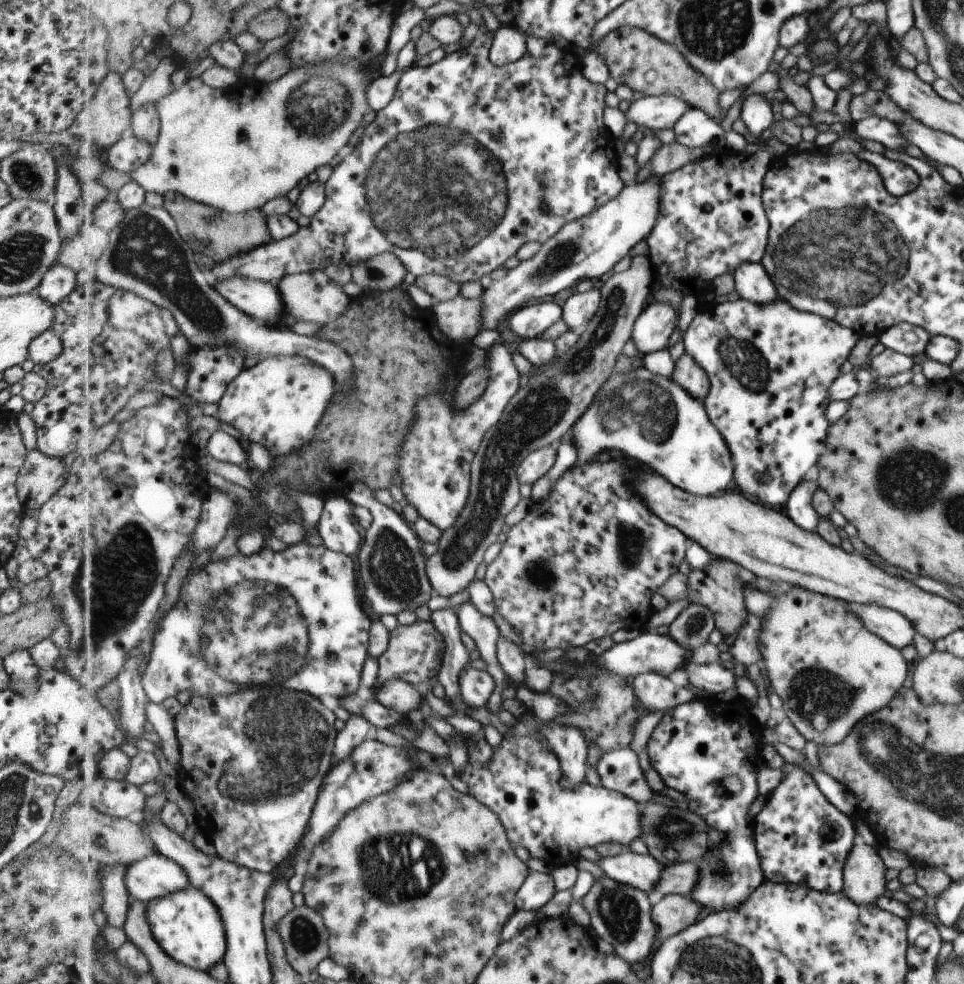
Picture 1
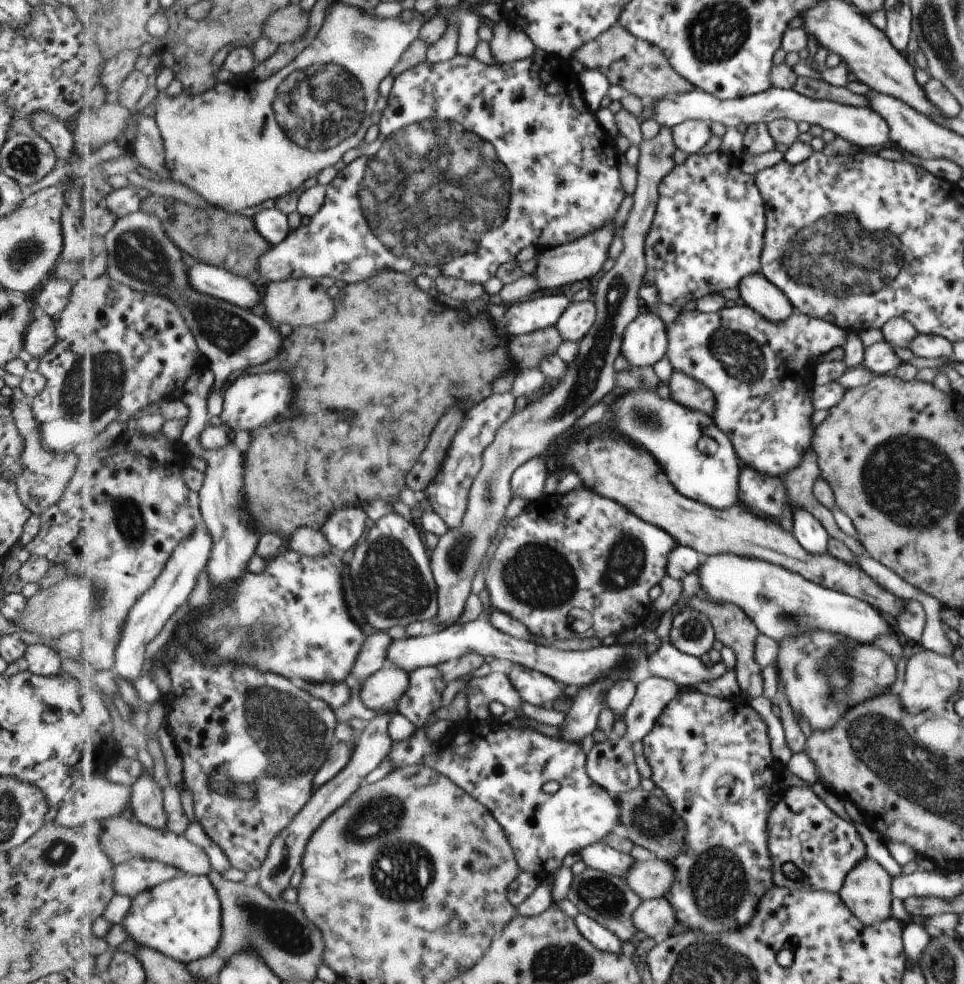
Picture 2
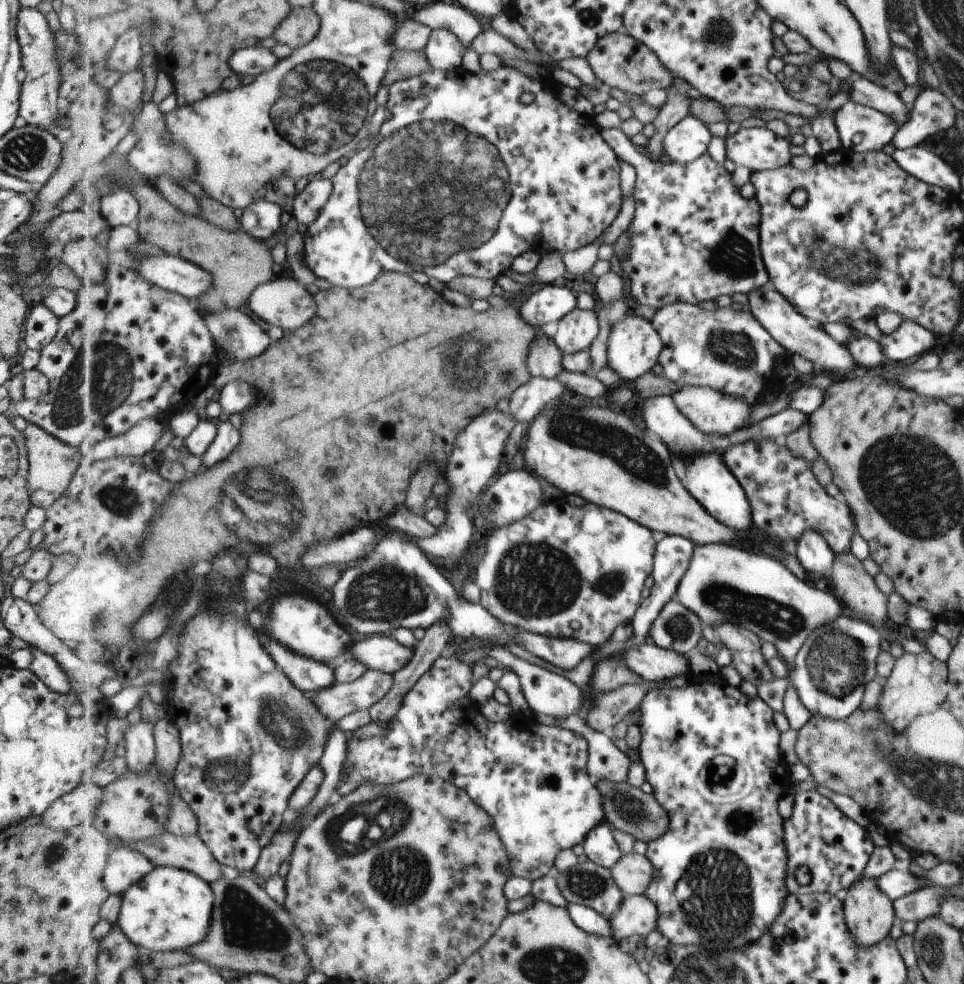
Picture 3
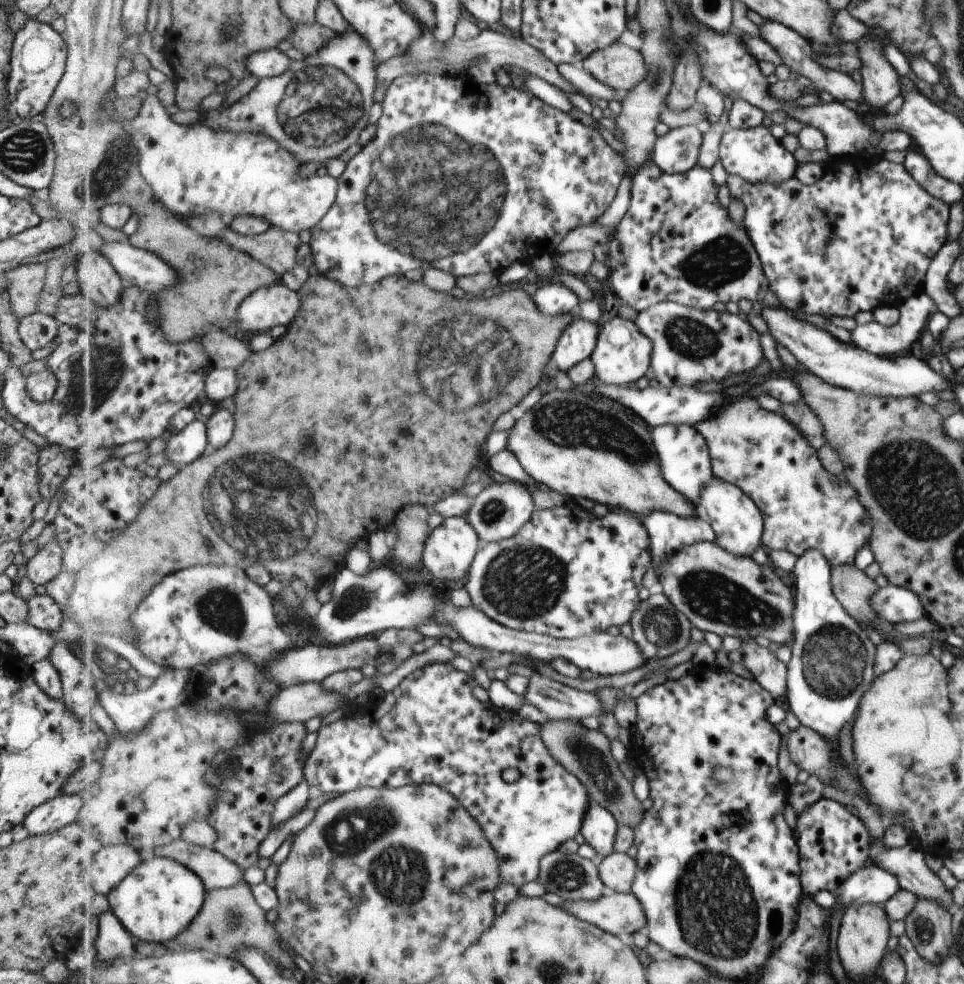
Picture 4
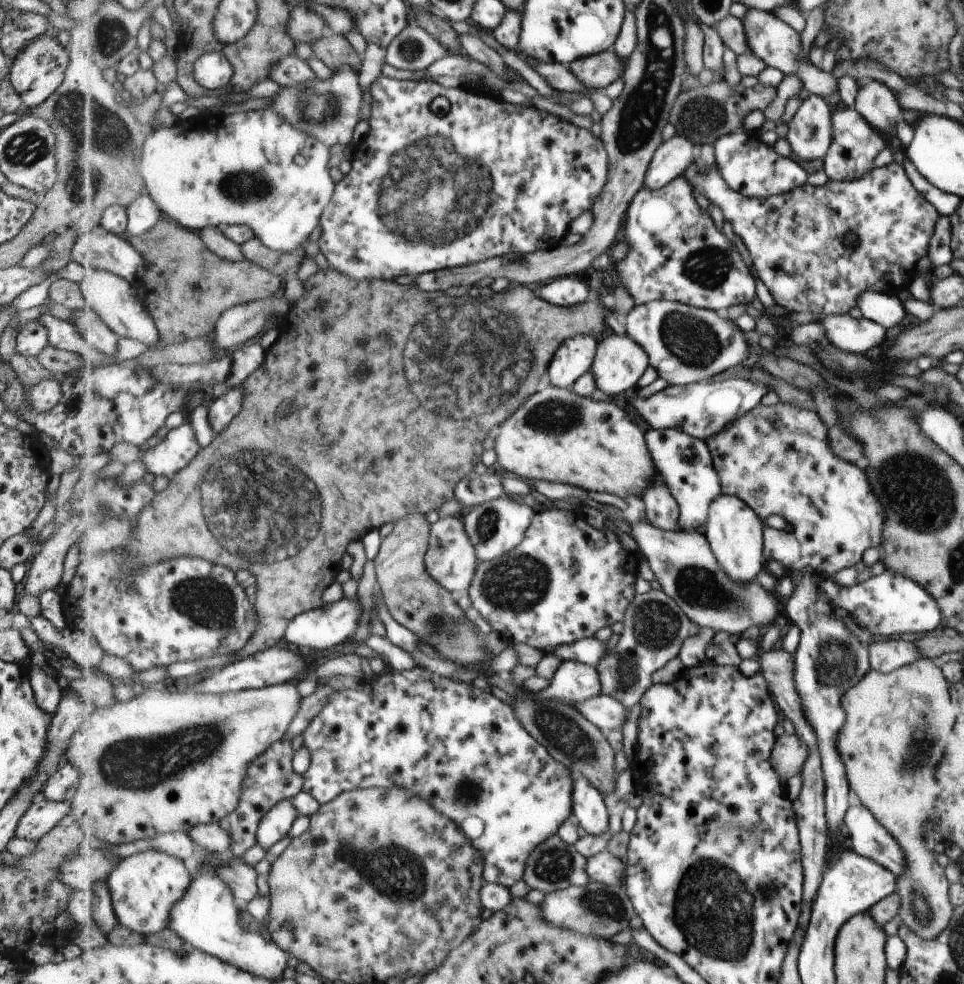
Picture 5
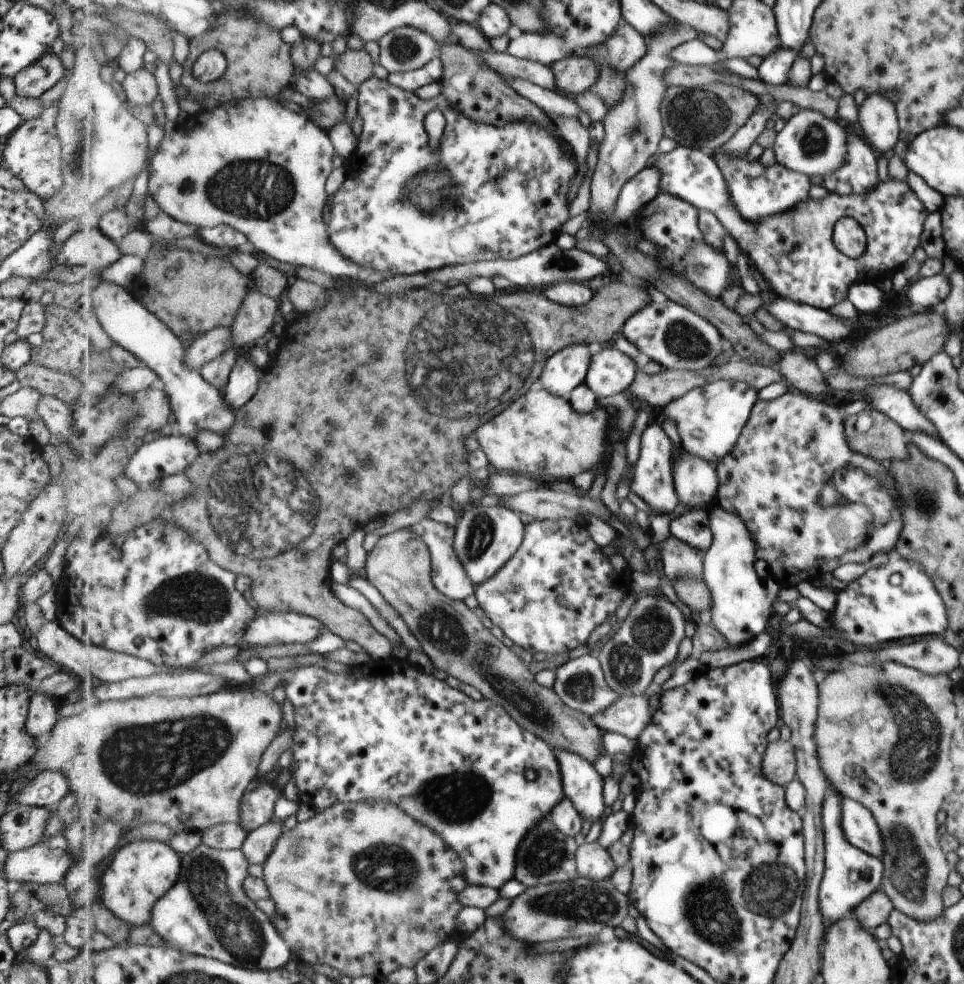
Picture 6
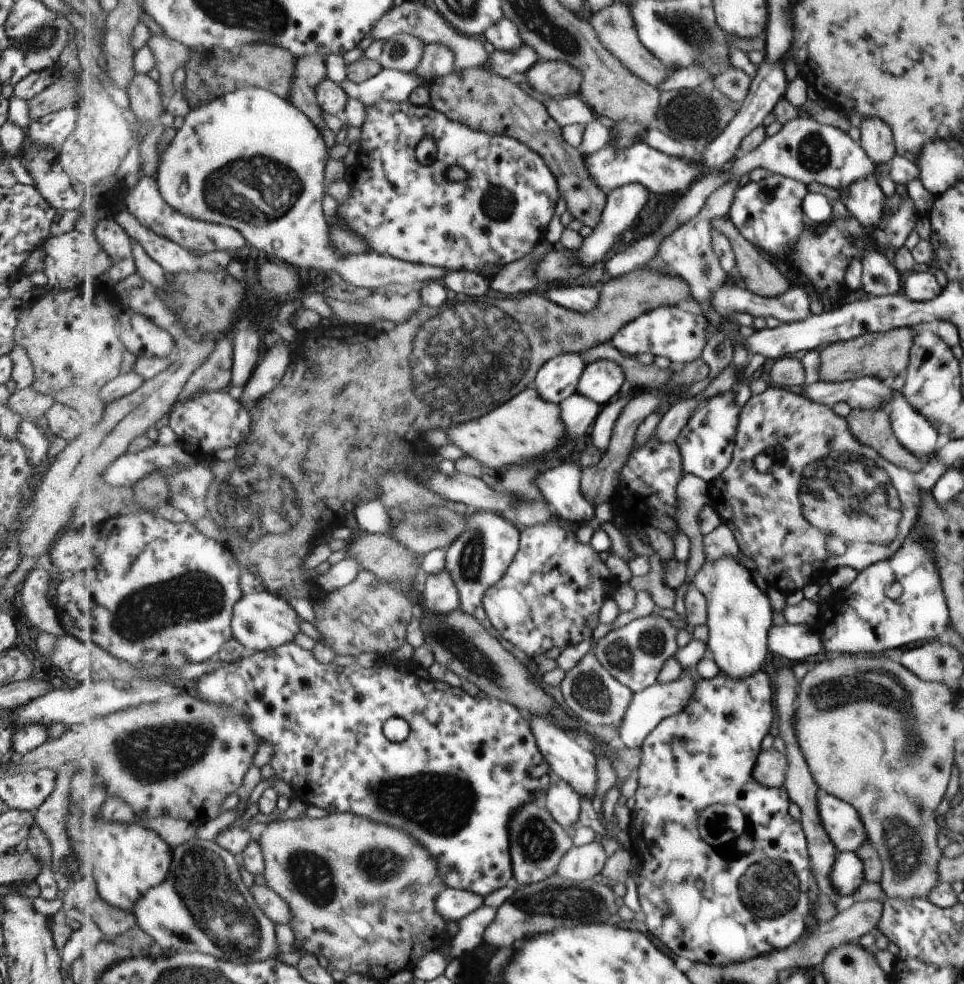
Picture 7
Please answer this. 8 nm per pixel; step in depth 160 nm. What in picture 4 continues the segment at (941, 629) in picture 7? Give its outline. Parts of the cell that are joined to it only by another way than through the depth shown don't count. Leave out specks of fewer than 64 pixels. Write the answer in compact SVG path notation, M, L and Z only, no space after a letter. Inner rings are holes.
M888 584L878 587L870 598L870 605L876 616L889 622L911 622L925 616L925 608L914 591Z

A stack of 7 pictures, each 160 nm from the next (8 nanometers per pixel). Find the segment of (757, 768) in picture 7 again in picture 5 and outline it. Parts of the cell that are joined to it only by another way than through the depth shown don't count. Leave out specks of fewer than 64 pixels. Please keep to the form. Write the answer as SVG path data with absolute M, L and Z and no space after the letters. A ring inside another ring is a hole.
M783 733L779 736L771 754L771 764L784 781L799 775L807 762L808 746L797 735Z

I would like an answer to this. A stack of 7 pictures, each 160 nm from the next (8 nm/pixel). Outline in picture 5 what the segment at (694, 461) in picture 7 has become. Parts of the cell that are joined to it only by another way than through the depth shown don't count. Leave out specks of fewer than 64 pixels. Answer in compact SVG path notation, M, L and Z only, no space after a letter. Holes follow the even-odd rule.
M747 379L701 381L693 385L668 385L662 391L643 398L631 393L628 402L653 429L681 429L691 436L707 440L719 434L739 417L747 414L763 398L768 386Z

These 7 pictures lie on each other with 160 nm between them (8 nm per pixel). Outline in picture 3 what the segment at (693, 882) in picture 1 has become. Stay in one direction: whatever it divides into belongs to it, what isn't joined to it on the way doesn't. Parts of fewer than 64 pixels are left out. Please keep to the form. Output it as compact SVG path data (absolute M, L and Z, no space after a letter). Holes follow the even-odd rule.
M634 852L624 854L611 870L626 897L645 895L654 877L649 857Z

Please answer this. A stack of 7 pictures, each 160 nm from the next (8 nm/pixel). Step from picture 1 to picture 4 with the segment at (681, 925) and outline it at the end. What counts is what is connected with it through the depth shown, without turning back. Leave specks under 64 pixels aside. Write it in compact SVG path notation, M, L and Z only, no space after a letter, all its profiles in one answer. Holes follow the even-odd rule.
M605 891L598 901L567 901L563 906L577 918L600 926L615 936L627 938L648 926L645 907L631 893Z

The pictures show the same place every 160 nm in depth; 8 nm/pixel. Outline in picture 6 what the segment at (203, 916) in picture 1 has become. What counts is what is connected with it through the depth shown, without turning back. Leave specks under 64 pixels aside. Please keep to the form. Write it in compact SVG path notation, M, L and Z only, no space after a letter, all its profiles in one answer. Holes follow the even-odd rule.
M160 841L121 842L102 875L102 902L131 927L150 925L155 904L182 875L182 856Z

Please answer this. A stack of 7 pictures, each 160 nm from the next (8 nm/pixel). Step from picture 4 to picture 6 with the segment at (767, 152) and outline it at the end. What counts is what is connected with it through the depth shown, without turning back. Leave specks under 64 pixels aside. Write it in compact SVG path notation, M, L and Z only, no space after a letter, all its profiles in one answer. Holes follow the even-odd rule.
M721 149L713 158L725 176L732 202L739 214L745 218L745 222L759 222L763 218L791 210L791 206L801 203L801 200L807 200L811 184L809 178L799 172L793 172L776 163L762 166L758 160L747 162L747 158L731 158L723 154Z

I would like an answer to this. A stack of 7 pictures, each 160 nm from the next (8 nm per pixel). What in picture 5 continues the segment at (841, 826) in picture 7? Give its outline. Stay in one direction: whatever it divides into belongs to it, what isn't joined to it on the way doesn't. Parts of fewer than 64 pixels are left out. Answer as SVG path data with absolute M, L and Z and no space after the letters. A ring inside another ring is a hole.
M863 805L850 806L843 817L849 848L886 867L895 877L906 869L902 848Z

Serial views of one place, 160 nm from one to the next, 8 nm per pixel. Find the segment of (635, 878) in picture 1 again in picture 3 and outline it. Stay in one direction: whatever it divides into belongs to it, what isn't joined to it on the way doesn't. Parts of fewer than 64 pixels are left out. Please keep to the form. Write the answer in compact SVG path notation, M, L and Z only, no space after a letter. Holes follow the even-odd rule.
M609 823L595 828L586 838L583 848L589 860L608 869L612 869L624 855Z

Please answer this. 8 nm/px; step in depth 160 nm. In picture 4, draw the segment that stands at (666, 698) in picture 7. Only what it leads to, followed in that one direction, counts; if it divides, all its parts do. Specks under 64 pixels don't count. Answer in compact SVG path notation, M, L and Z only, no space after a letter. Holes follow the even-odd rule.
M537 671L530 678L525 698L527 704L532 704L545 717L555 720L579 721L587 716L600 718L606 711L595 693L561 684Z

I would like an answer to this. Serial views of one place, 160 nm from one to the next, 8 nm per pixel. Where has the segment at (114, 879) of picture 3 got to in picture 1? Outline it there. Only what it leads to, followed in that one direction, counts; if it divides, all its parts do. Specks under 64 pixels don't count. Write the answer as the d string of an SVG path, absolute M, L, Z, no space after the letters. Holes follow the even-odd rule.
M161 852L130 865L126 885L133 899L148 903L191 886L187 871Z

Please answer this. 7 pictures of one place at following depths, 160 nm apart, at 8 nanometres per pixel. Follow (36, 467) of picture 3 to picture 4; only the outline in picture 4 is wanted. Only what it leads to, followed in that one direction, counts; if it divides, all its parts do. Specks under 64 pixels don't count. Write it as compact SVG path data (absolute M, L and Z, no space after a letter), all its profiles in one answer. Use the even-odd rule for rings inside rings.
M53 443L37 448L38 493L48 504L52 496L58 494L60 484L69 474L74 453Z

